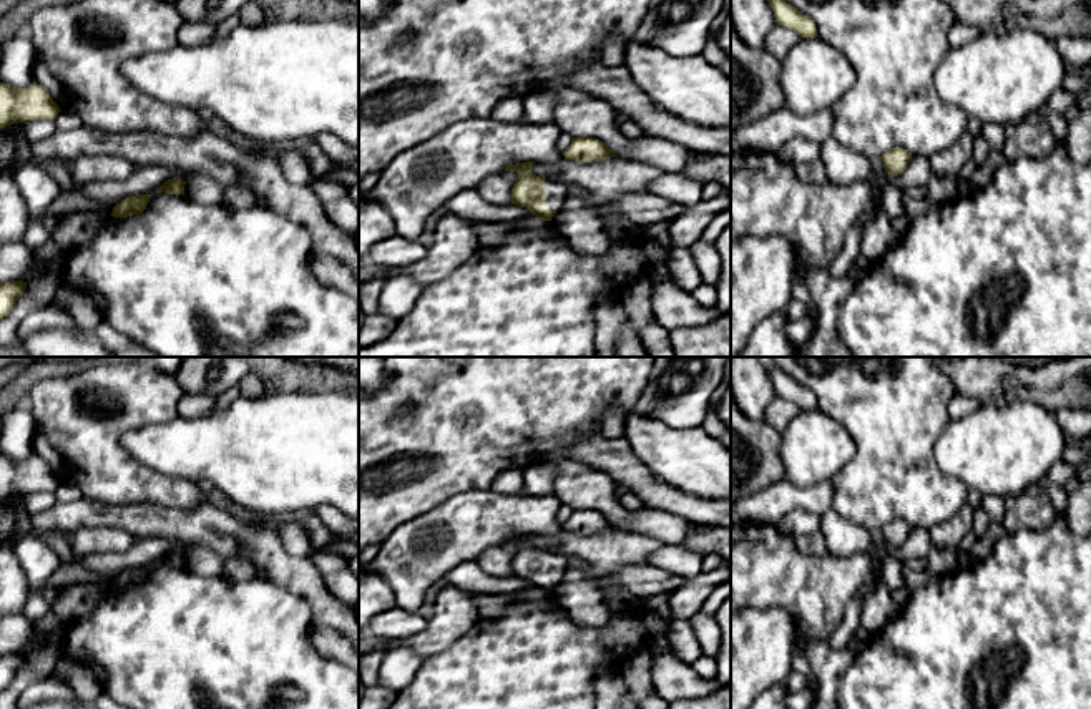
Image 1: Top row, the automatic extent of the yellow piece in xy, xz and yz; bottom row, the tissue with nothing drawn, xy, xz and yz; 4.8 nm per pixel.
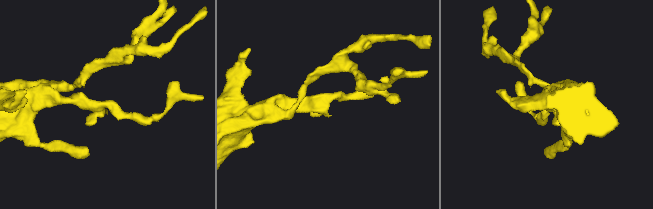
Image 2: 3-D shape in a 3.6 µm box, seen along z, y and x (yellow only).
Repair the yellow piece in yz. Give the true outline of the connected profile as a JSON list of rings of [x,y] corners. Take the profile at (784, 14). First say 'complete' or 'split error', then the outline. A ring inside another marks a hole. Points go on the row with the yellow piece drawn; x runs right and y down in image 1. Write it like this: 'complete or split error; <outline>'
complete; [[[769,0],[777,25],[794,30],[800,38],[815,38],[817,28],[810,17],[800,13],[785,0]]]

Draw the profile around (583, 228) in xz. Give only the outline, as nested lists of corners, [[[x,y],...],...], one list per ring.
[[[566,196],[563,209],[551,218],[551,222],[578,252],[593,257],[606,254],[609,239],[604,232],[604,219],[581,199]]]

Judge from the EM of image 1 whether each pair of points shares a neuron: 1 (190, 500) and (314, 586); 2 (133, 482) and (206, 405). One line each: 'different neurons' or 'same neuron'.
1: different neurons
2: different neurons

